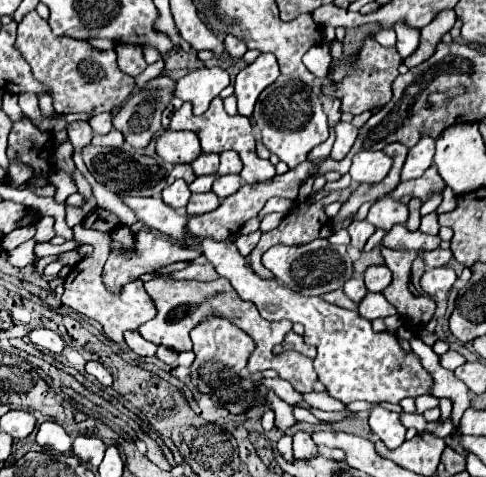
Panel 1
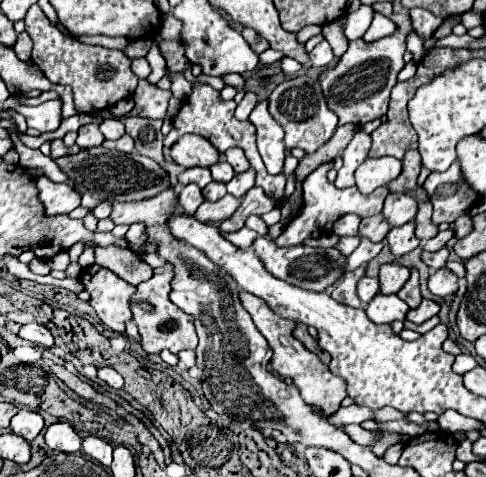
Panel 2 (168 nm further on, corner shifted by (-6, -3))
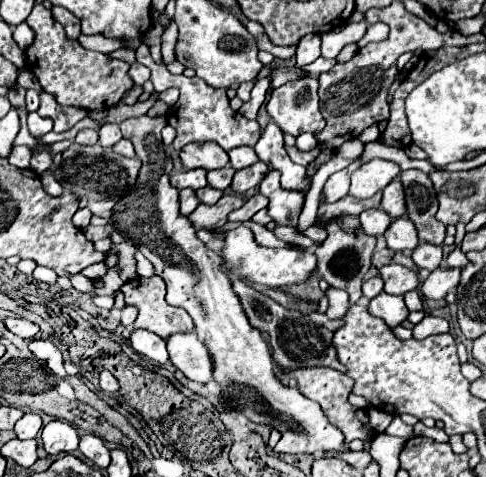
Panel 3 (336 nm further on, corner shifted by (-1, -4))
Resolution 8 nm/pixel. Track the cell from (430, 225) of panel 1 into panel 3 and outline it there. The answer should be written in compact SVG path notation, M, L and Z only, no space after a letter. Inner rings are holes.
M415 290L404 294L404 301L410 312L423 309L422 300Z

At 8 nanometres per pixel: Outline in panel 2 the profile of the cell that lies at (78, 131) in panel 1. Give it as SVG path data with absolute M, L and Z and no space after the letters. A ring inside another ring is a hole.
M88 123L88 125L82 125L82 127L78 129L76 145L78 145L80 149L90 149L90 147L102 145L102 141L104 141L104 135L100 133L98 123Z

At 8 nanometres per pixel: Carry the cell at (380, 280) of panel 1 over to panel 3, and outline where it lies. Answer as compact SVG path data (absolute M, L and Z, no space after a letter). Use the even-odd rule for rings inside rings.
M395 262L383 266L379 274L385 282L385 292L387 294L405 294L405 292L411 292L419 286L417 272L405 268L405 266L399 266Z

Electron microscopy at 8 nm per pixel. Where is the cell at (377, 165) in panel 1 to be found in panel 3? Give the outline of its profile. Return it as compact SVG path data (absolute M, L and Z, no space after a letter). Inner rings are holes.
M373 158L373 160L361 164L353 172L349 194L355 198L371 198L379 190L383 190L399 172L401 170L395 162Z

